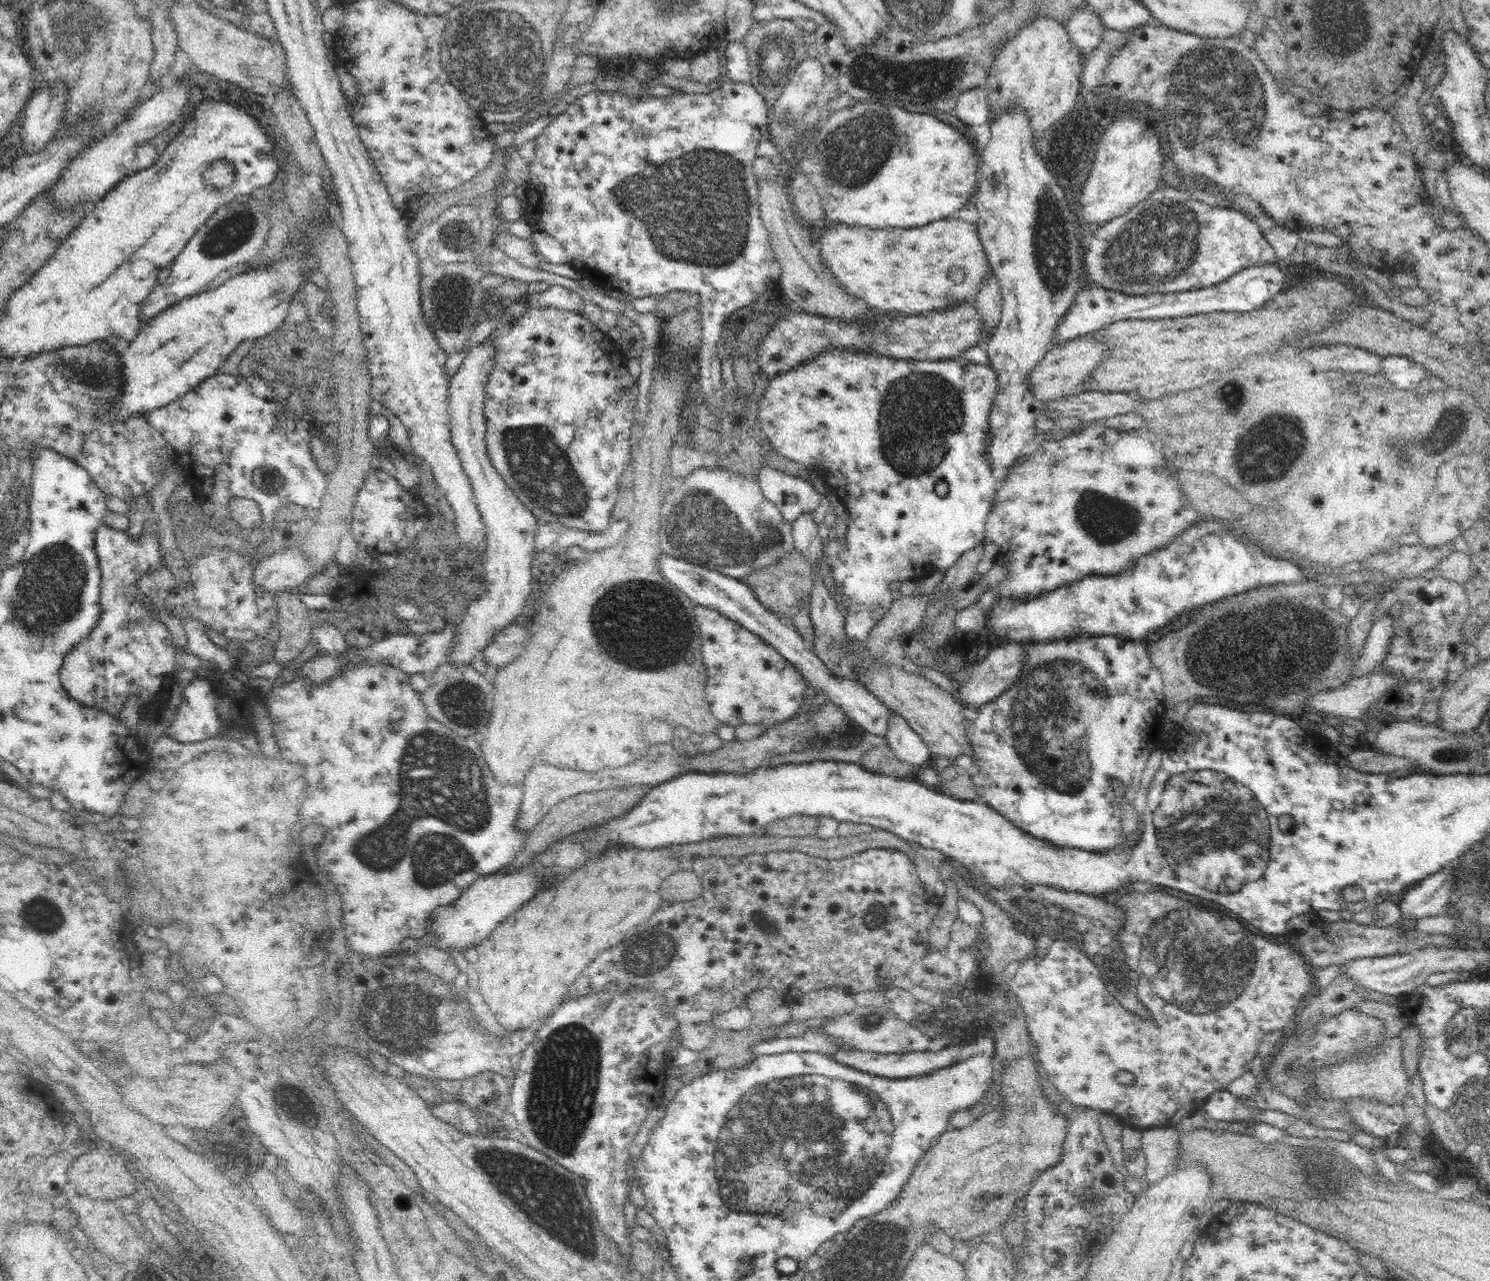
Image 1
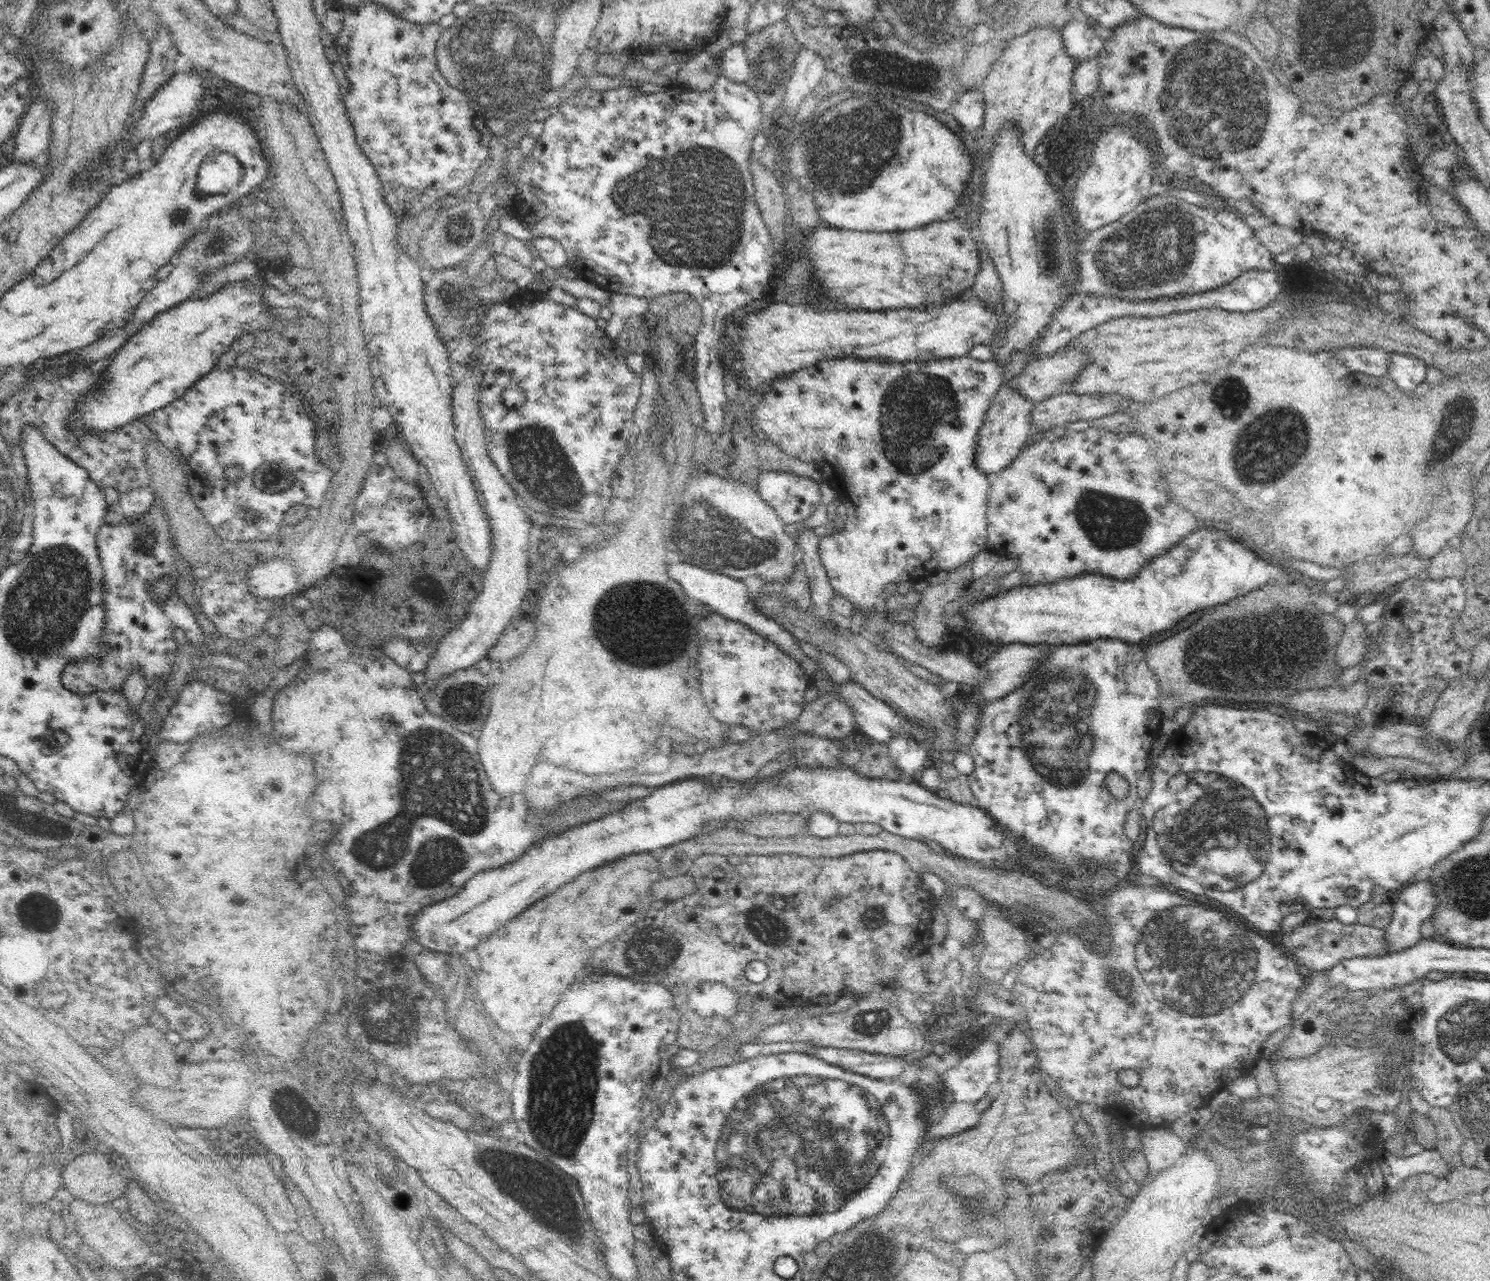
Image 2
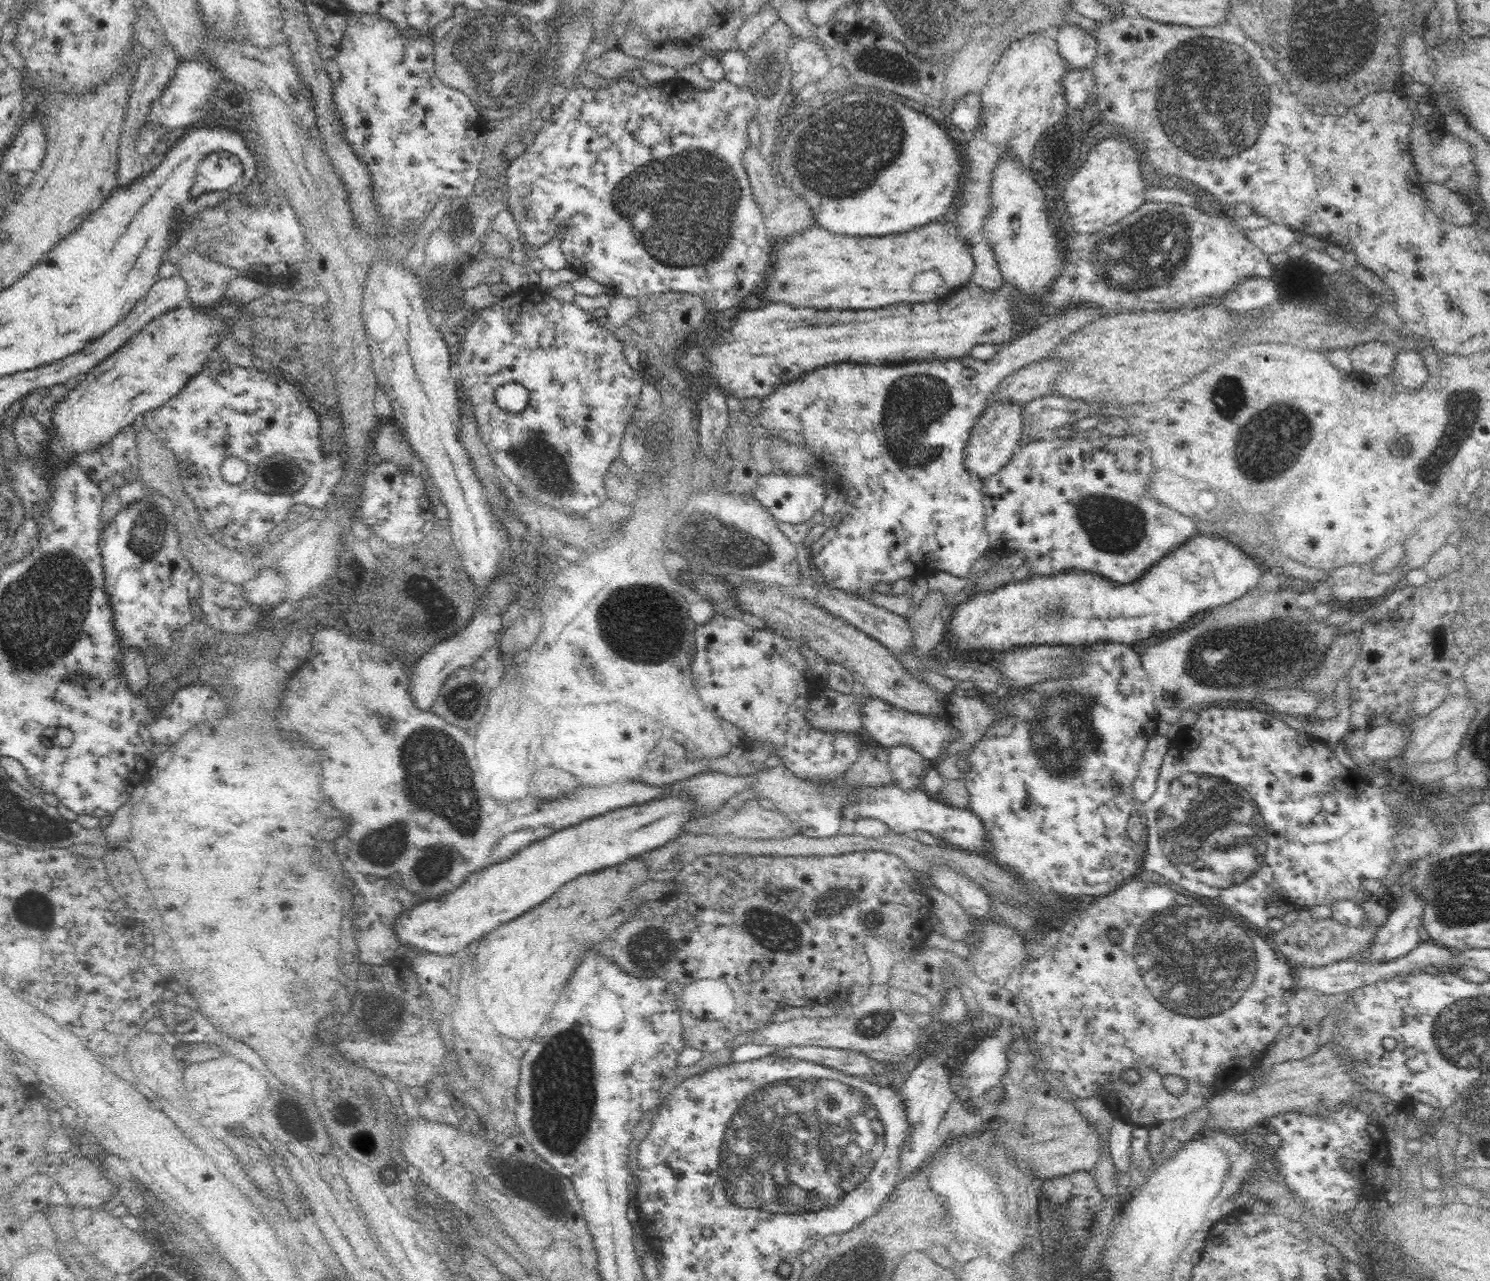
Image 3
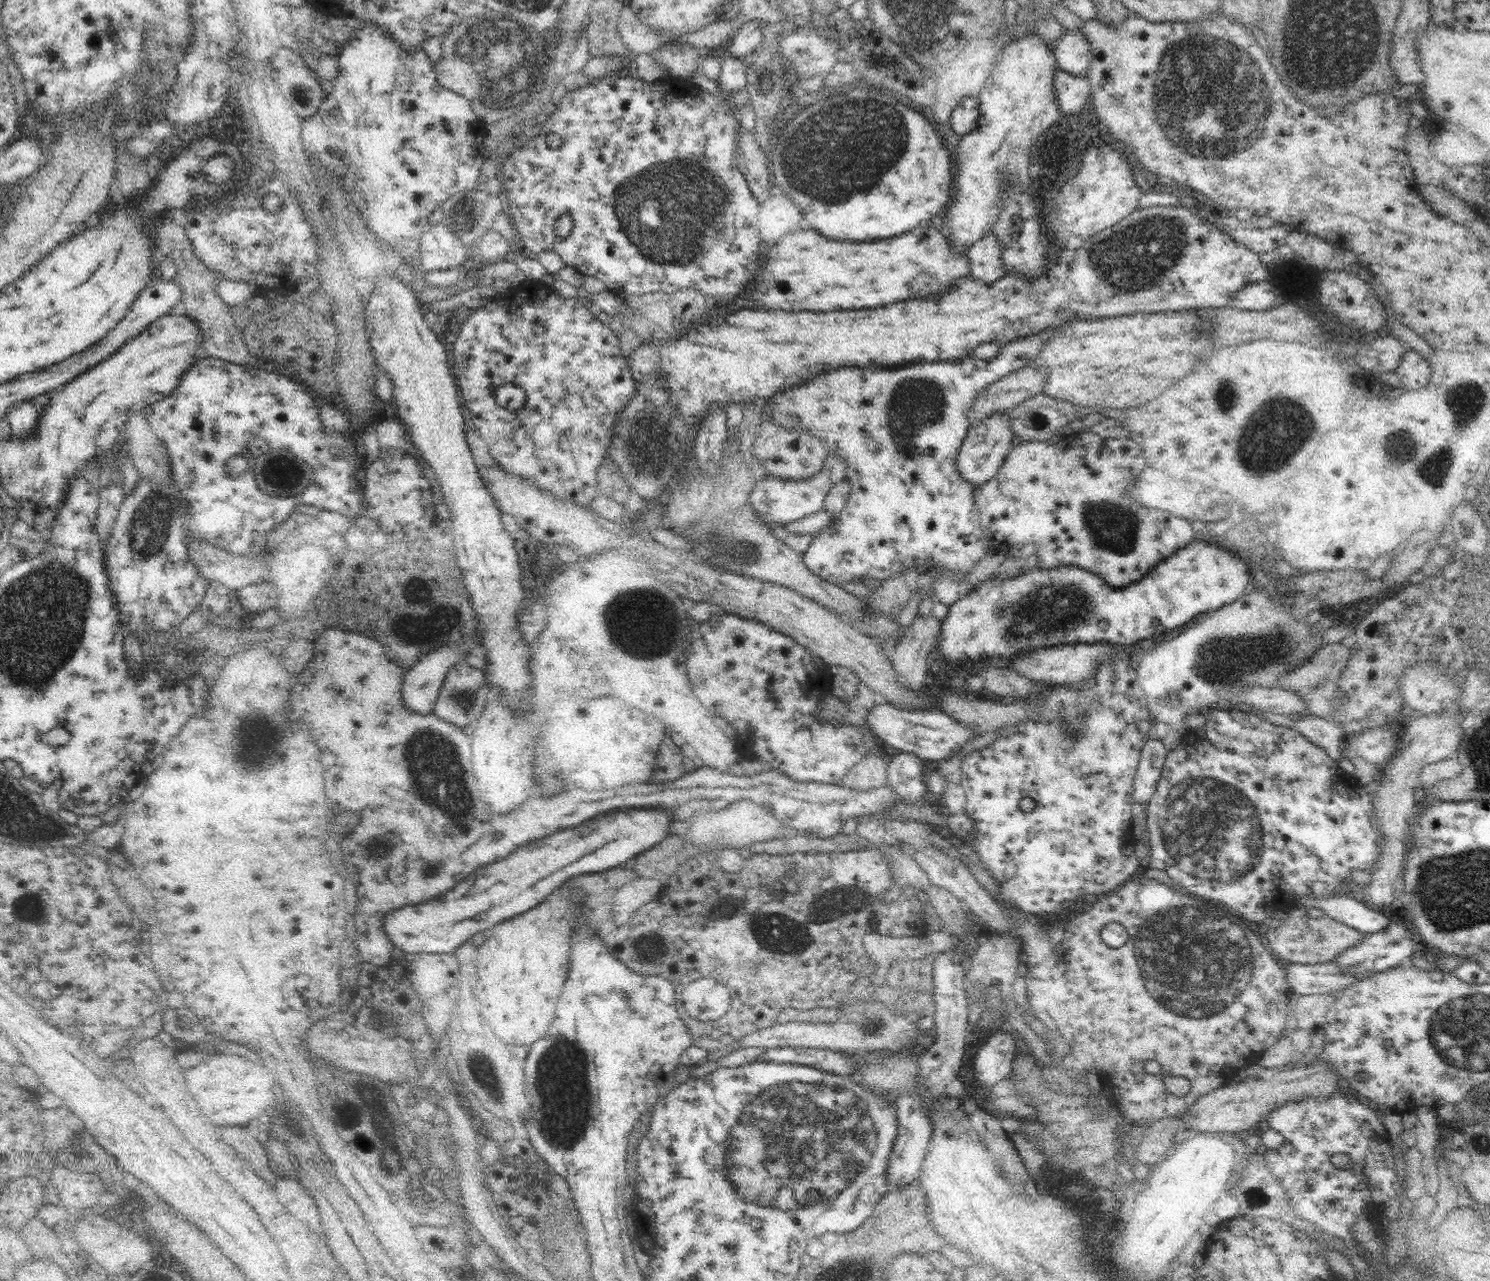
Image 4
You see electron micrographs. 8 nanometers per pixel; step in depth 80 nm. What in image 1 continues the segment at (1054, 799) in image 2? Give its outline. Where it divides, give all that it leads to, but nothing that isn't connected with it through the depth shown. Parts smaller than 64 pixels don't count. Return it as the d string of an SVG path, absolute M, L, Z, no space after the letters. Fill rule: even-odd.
M1076 634L1072 638L1054 642L1028 642L1022 645L1025 656L1016 682L998 698L980 706L977 718L970 721L967 738L974 760L971 779L978 794L985 798L988 806L1020 830L1026 830L1036 838L1044 838L1060 848L1108 852L1118 846L1127 846L1131 839L1122 830L1122 805L1114 796L1110 780L1117 778L1123 782L1127 788L1125 799L1132 804L1148 757L1157 749L1156 738L1163 733L1166 704L1160 671L1152 665L1150 654L1140 640L1114 634ZM1034 774L1040 776L1044 784L1052 786L1052 790L1042 788Z

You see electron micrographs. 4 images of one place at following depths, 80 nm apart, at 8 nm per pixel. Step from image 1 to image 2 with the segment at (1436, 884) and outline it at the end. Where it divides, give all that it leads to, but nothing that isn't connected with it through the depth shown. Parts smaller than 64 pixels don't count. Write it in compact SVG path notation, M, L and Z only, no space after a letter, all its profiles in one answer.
M1422 876L1410 882L1399 891L1397 902L1391 902L1393 915L1389 925L1385 926L1387 952L1389 954L1412 948L1423 936L1421 926L1424 920L1430 919L1438 902L1433 884Z

